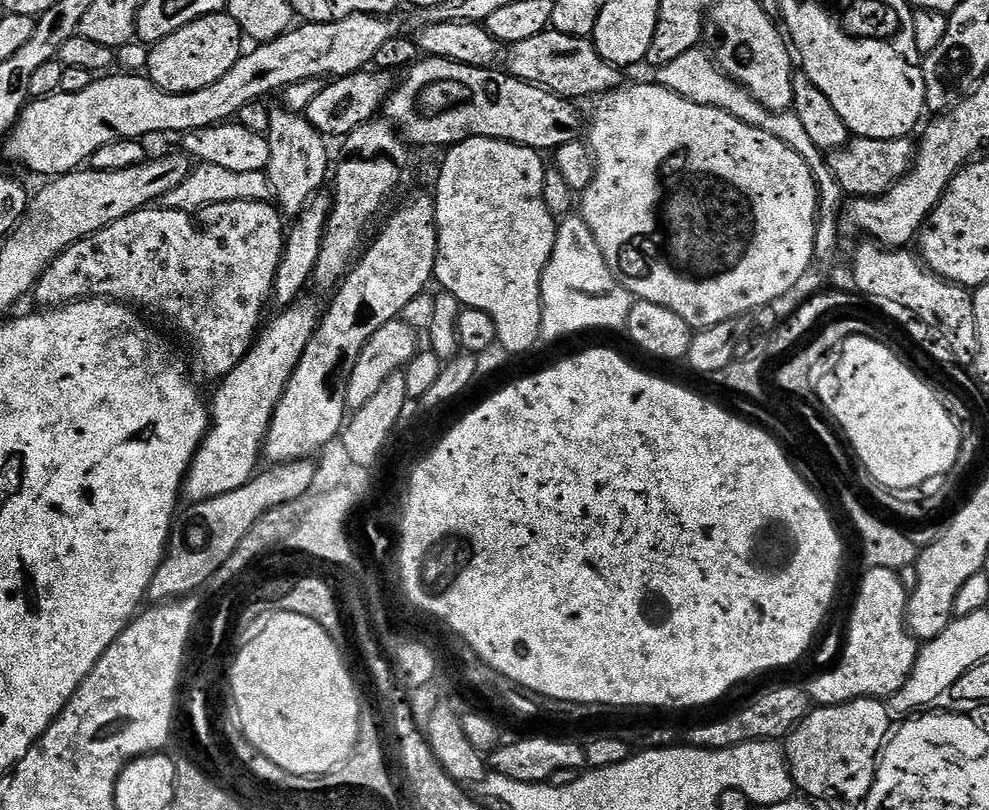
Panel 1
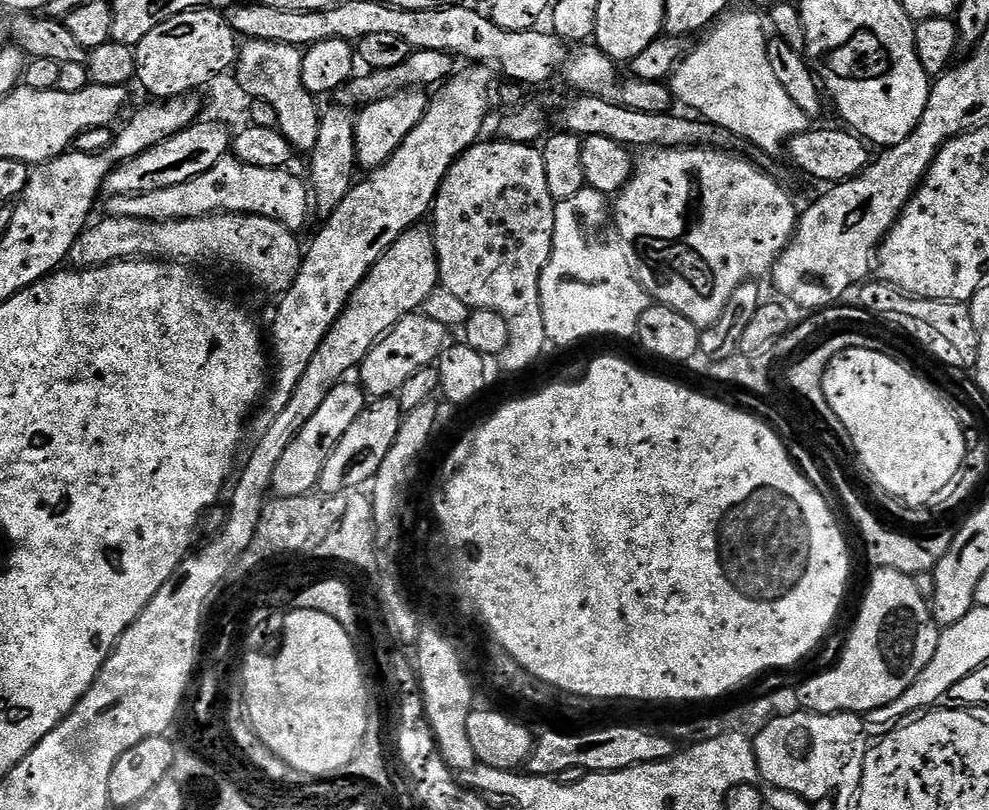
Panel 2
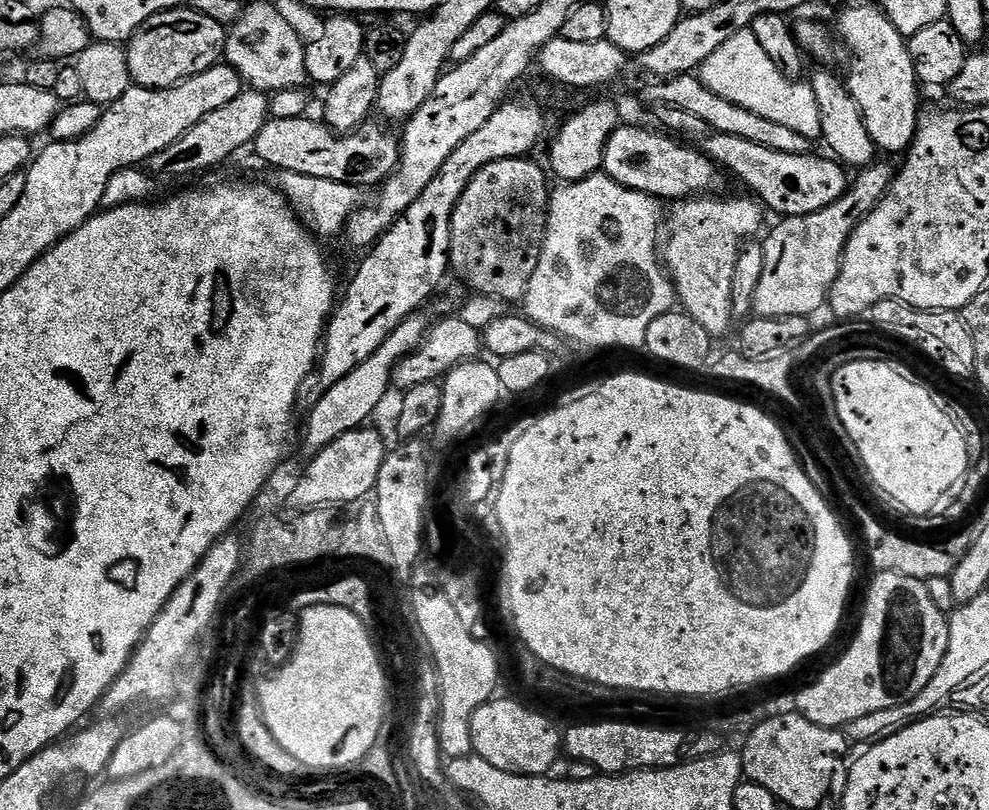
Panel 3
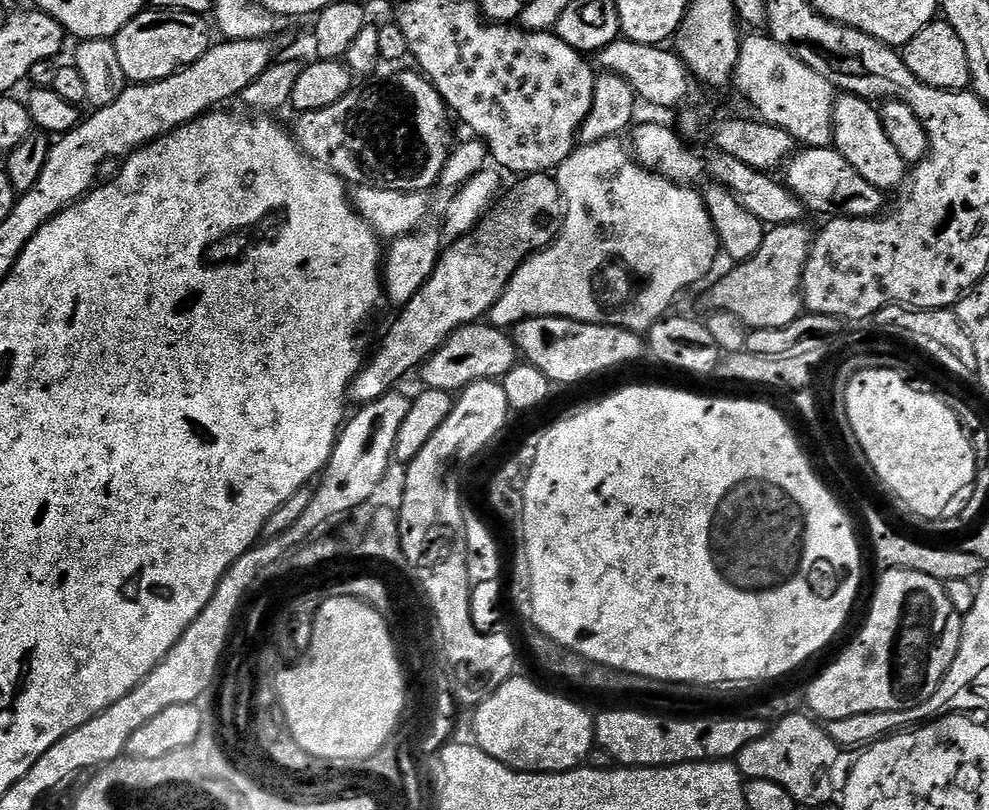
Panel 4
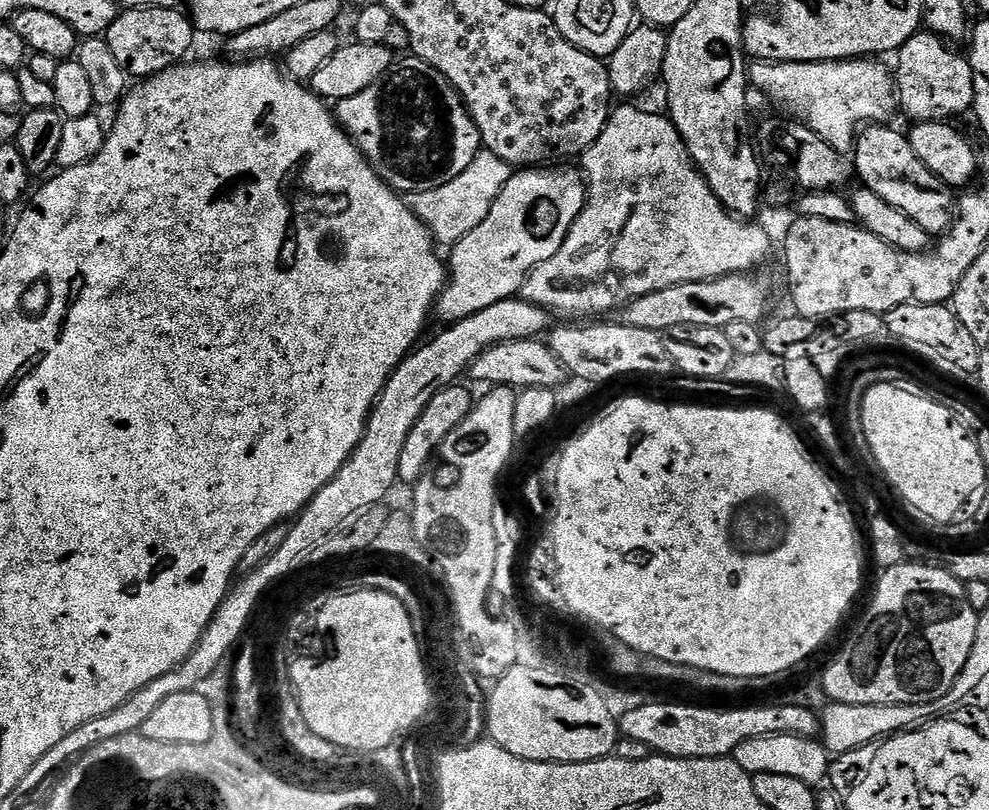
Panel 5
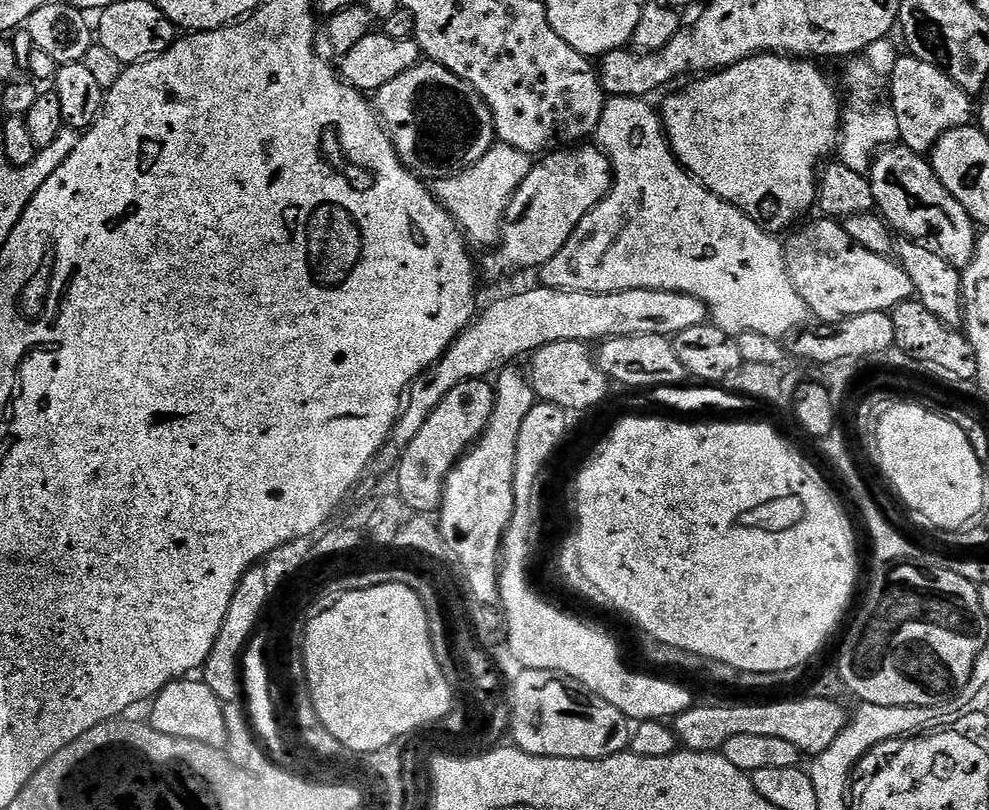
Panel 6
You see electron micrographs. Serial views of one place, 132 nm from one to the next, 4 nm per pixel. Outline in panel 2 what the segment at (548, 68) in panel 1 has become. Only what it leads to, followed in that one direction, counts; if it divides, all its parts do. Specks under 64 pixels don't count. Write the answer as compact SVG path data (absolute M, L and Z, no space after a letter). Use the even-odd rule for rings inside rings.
M584 42L573 47L564 61L562 77L570 87L576 88L577 93L602 98L602 102L614 102L618 106L626 106L626 110L642 110L642 114L662 114L672 112L674 97L672 89L664 82L646 82L638 80L635 76L625 75L625 80L620 80L617 61L611 60L604 51L597 48L595 43Z

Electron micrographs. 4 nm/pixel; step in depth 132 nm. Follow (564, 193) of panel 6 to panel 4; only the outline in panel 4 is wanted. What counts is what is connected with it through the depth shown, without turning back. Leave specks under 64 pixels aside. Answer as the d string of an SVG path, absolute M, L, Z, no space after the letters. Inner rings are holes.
M541 174L539 176L525 176L523 179L519 181L520 185L517 188L512 188L503 193L499 197L498 203L485 215L484 219L480 221L479 224L476 225L475 228L472 229L471 232L468 233L467 236L462 236L451 241L452 244L443 249L440 254L440 260L434 266L434 270L430 274L430 278L424 285L422 286L422 290L418 290L418 294L414 294L414 298L410 303L403 305L399 309L400 312L396 316L396 321L393 322L392 325L388 328L388 333L384 336L384 345L381 346L380 349L377 350L376 353L371 353L370 359L365 363L364 367L361 368L359 374L354 378L354 382L352 383L350 389L350 400L353 405L363 406L365 404L369 404L370 402L374 402L378 398L382 398L386 395L387 392L393 391L397 387L396 384L400 379L403 378L407 372L415 373L417 369L419 369L420 365L424 363L428 357L433 356L441 346L444 345L445 340L448 339L448 336L452 332L456 332L462 326L466 326L467 324L474 324L480 321L483 321L485 317L491 313L492 308L496 305L497 302L504 295L505 288L508 287L509 280L512 279L512 275L514 275L517 270L519 270L520 265L524 263L525 260L528 259L529 256L535 254L535 252L540 252L544 248L547 248L549 244L552 243L553 240L556 239L556 235L560 233L560 228L564 224L564 195L561 194L559 186L556 184L555 179L551 175Z

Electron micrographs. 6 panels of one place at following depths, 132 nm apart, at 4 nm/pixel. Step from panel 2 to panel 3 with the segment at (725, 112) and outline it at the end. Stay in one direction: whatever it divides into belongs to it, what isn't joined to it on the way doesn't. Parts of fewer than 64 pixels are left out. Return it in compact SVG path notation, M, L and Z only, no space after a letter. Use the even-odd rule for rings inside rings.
M751 30L734 34L730 42L722 42L722 46L706 58L698 75L705 82L728 80L726 95L734 106L754 110L754 114L762 114L762 118L770 118L770 122L778 122L781 126L790 126L790 130L798 130L798 134L807 140L816 142L821 139L822 118L818 114L818 98L814 98L811 83L782 74L782 70L770 62L766 50L758 46L758 38L754 38Z

